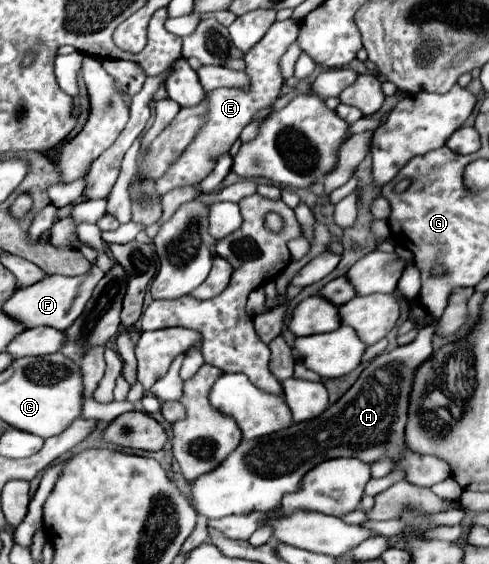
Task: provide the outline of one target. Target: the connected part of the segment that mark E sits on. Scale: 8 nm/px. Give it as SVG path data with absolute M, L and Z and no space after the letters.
M296 20L274 22L270 26L270 30L266 32L266 36L250 52L246 52L244 72L250 80L250 86L246 90L242 90L242 88L216 88L216 90L208 92L210 120L206 120L206 124L202 124L202 132L198 132L198 136L194 136L194 140L179 159L170 166L164 176L156 181L156 190L160 194L166 194L168 190L178 188L178 186L186 186L186 184L194 184L194 182L204 180L212 172L214 160L220 154L230 150L230 146L240 136L242 128L252 120L252 116L260 108L272 106L276 102L276 98L280 96L282 82L284 82L284 78L280 74L280 58L286 52L286 48L298 38L298 30L300 30L300 24Z

